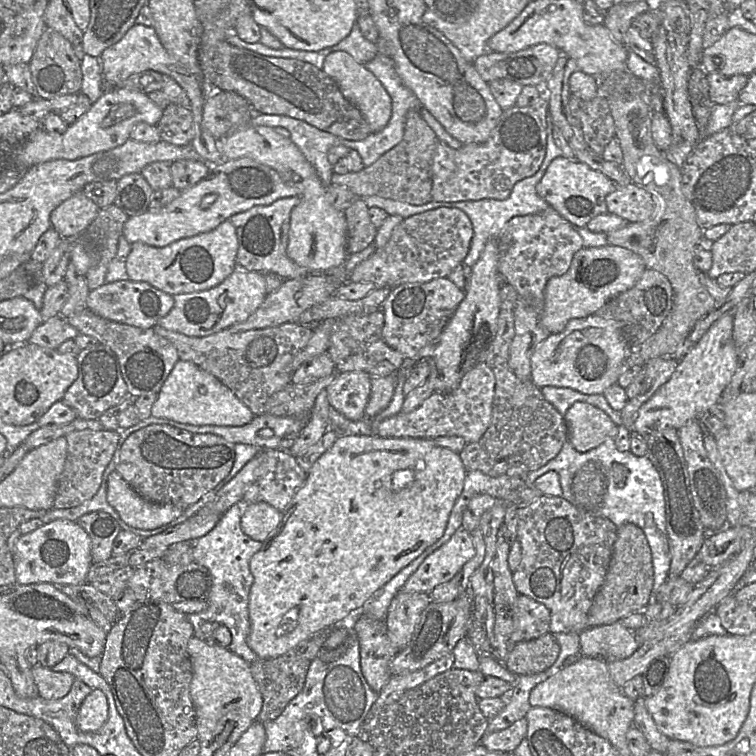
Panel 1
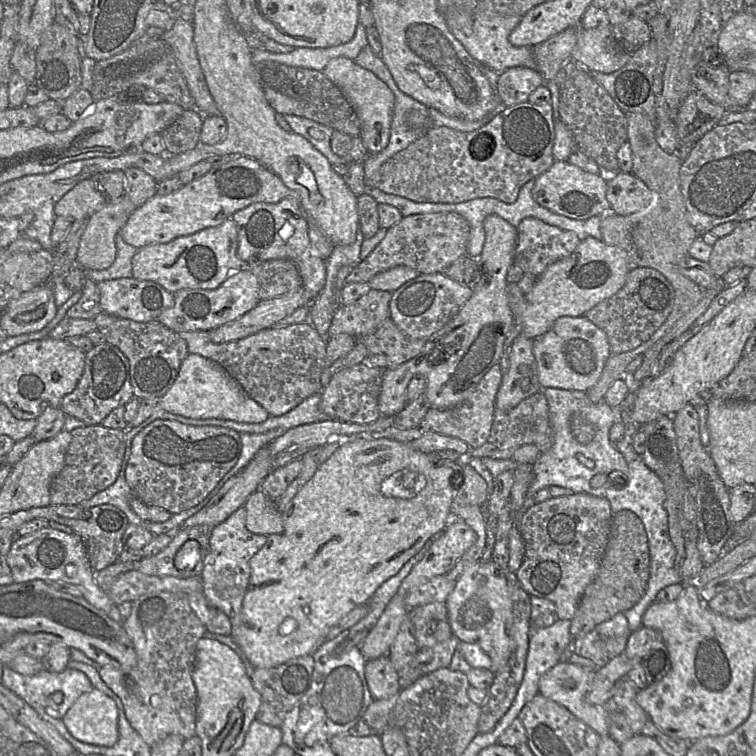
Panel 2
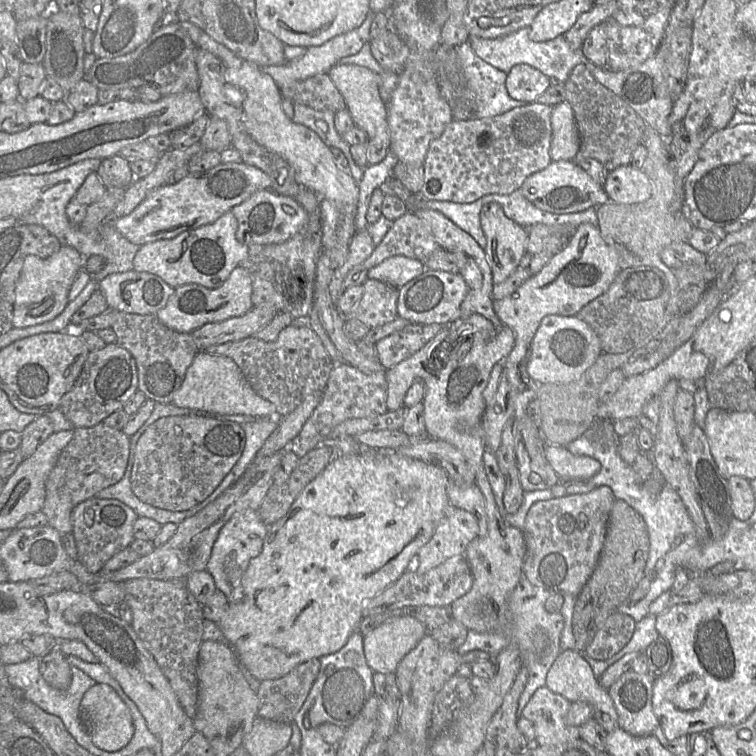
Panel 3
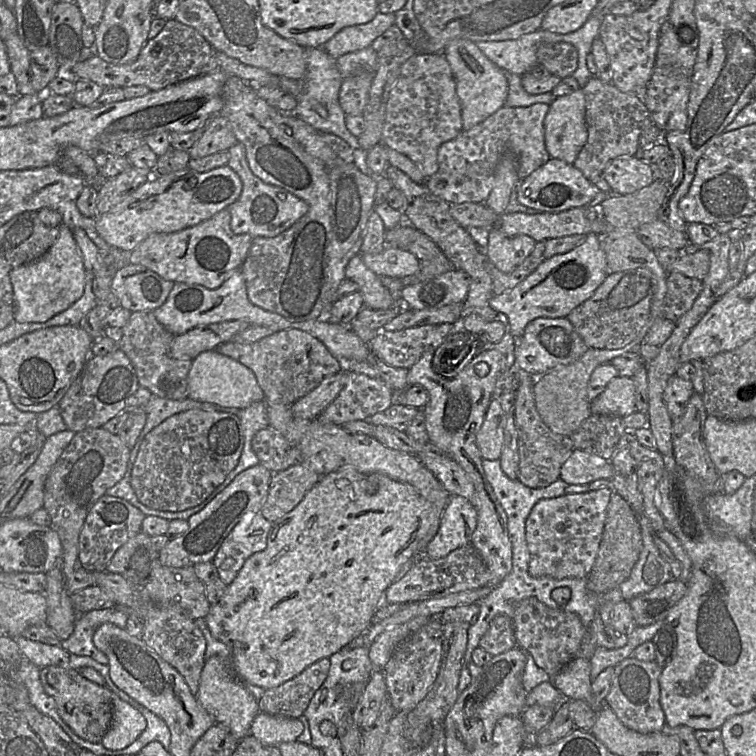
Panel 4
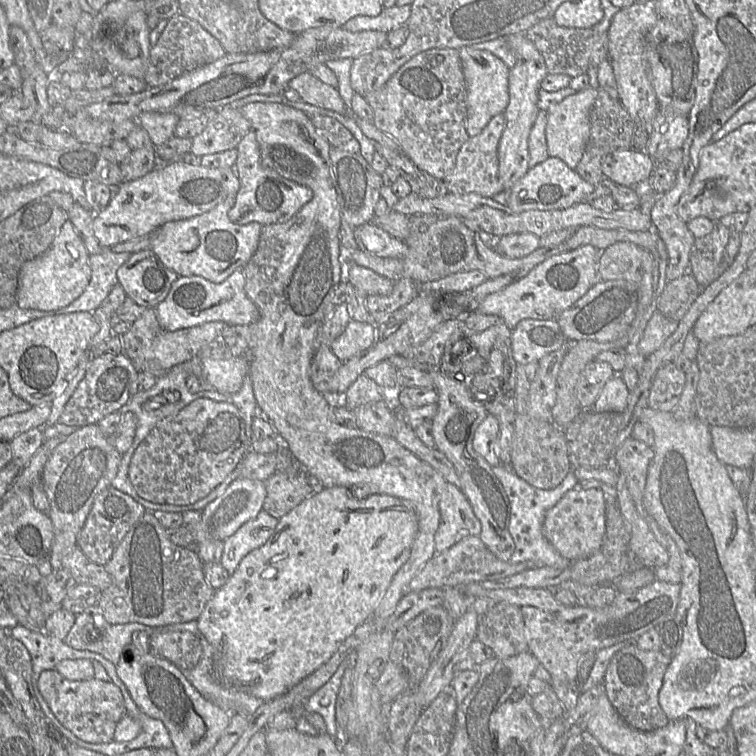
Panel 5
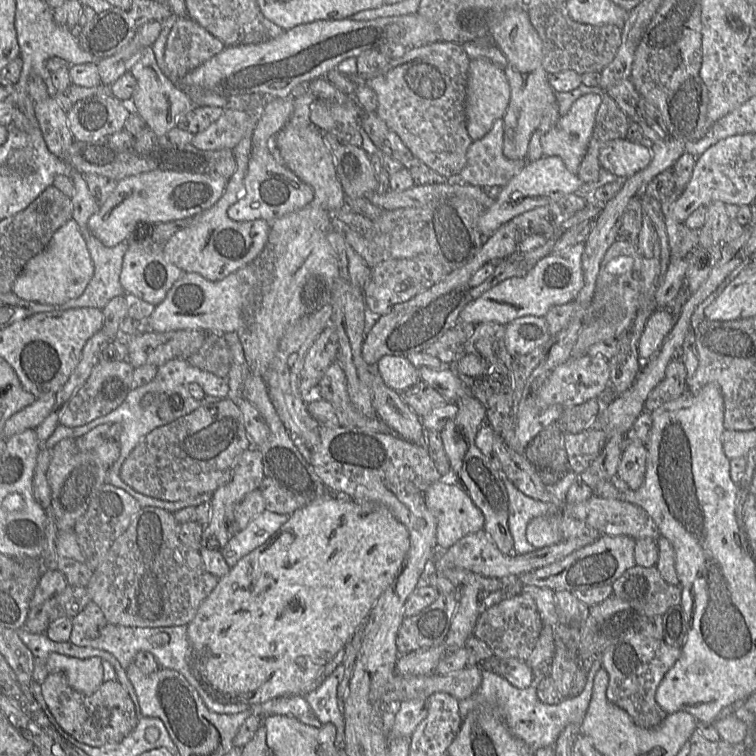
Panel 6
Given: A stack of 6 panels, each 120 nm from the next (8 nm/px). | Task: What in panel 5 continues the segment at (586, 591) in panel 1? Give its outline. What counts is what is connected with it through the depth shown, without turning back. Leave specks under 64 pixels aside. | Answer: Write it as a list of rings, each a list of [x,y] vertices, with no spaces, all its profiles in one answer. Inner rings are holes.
[[[574,487],[545,514],[543,535],[565,559],[573,562],[601,550],[606,530],[607,495],[601,488]]]

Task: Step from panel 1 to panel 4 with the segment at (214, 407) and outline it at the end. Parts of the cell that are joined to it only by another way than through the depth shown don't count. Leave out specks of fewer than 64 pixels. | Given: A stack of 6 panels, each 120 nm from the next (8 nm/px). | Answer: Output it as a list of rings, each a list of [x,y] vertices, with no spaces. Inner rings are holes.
[[[214,349],[204,351],[192,360],[188,374],[187,397],[200,402],[239,409],[266,400],[252,370]]]

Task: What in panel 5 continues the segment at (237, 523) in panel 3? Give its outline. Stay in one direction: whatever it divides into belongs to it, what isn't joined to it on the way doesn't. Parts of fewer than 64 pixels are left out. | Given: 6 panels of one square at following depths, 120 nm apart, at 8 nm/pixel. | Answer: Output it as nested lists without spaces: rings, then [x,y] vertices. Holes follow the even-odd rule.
[[[264,509],[244,523],[233,535],[224,540],[220,563],[232,575],[240,561],[252,550],[263,546],[274,533],[278,519]]]

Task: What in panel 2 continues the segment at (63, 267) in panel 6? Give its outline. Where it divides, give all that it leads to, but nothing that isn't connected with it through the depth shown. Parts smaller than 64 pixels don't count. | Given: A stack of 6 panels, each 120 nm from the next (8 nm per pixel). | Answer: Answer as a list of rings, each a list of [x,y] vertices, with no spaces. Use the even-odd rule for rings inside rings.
[[[46,283],[12,299],[1,316],[1,327],[7,336],[43,329],[56,315],[53,290]]]

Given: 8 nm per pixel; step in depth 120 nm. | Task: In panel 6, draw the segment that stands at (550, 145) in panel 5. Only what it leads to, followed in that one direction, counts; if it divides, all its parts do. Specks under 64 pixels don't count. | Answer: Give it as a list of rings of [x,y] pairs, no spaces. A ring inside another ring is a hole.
[[[586,94],[578,98],[569,112],[541,137],[544,156],[559,156],[566,168],[577,174],[593,133],[601,95]]]

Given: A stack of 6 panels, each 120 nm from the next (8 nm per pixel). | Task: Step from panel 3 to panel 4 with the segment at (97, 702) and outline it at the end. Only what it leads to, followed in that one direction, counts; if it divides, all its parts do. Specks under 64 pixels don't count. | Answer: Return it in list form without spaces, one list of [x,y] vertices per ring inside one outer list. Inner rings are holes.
[[[113,693],[113,718],[101,744],[109,750],[120,750],[132,744],[145,730],[147,722],[142,713]]]

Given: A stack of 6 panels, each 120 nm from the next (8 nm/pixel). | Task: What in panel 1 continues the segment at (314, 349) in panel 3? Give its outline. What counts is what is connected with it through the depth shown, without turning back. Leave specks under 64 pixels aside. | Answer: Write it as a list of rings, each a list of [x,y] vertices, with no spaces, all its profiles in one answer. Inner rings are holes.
[[[297,322],[284,323],[264,329],[232,332],[224,329],[204,337],[193,337],[170,331],[156,324],[156,334],[168,339],[176,347],[180,360],[189,361],[210,373],[227,386],[255,416],[264,414],[267,400],[291,384],[291,362],[306,347],[314,327]]]

